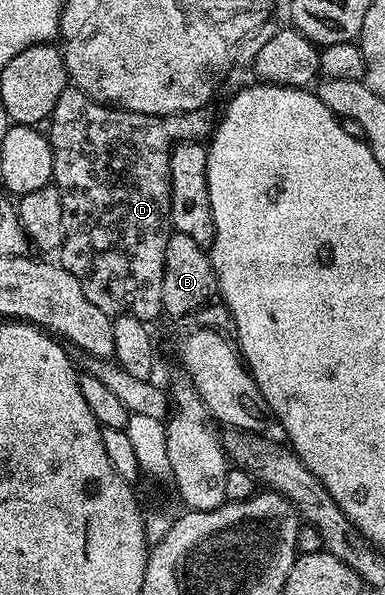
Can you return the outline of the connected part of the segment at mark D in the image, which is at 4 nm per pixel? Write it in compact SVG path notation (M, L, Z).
M68 87L61 95L61 99L57 99L57 107L53 107L49 118L49 140L51 142L51 150L53 151L53 184L61 195L61 203L63 204L63 247L58 250L57 257L64 269L68 269L77 279L77 283L81 283L81 291L85 291L85 299L89 299L89 303L93 303L93 307L97 307L101 311L105 311L107 316L114 319L121 316L136 317L148 323L154 322L155 316L163 313L163 300L161 299L161 287L163 286L163 268L165 267L165 247L169 243L172 235L171 228L171 151L181 141L198 141L210 138L216 124L216 118L211 118L212 110L210 108L198 109L197 111L189 111L188 113L174 113L168 117L158 117L157 115L141 115L137 111L129 111L128 109L117 109L114 105L105 105L101 101L95 101L89 95L85 95L79 89Z

